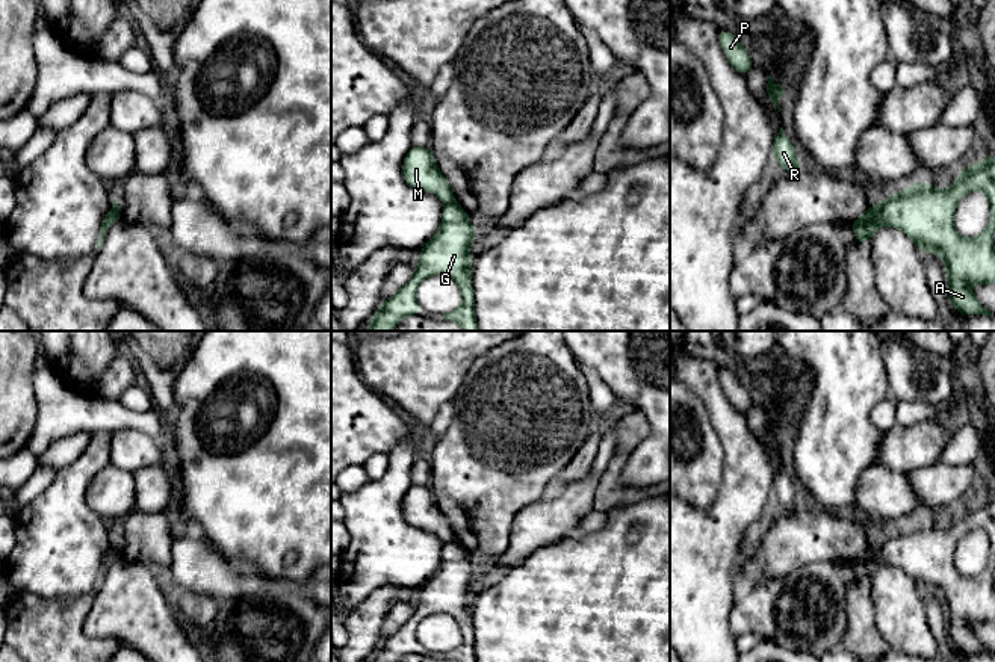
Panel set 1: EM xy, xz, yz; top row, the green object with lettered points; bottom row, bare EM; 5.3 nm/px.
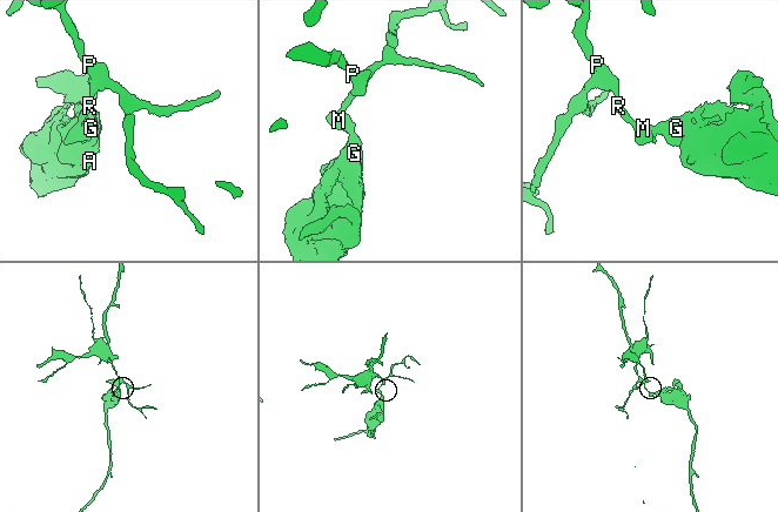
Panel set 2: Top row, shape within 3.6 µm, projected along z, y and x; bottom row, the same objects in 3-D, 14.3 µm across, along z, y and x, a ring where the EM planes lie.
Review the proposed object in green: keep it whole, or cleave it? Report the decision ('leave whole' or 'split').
split

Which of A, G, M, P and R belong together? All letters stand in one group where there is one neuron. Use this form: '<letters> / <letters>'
A G / M P R

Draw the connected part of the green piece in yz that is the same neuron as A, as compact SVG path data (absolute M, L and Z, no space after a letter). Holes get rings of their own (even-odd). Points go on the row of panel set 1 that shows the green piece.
M995 151L960 169L947 190L922 180L892 193L882 203L882 218L883 224L904 231L924 254L942 257L956 313L995 316L971 292L974 284L995 284ZM974 189L986 193L990 215L980 236L965 239L956 230L954 213L957 203Z

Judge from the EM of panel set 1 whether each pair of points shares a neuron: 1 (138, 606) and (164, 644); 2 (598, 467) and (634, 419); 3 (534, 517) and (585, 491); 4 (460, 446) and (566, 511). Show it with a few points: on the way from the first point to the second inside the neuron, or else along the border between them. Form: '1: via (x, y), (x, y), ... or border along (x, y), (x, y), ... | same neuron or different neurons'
1: via (139, 615), (158, 635) | same neuron
2: border along (616, 425), (614, 454), (599, 476) | different neurons
3: via (546, 517), (555, 517), (573, 501) | same neuron
4: border along (549, 491), (528, 504), (514, 519) | different neurons

